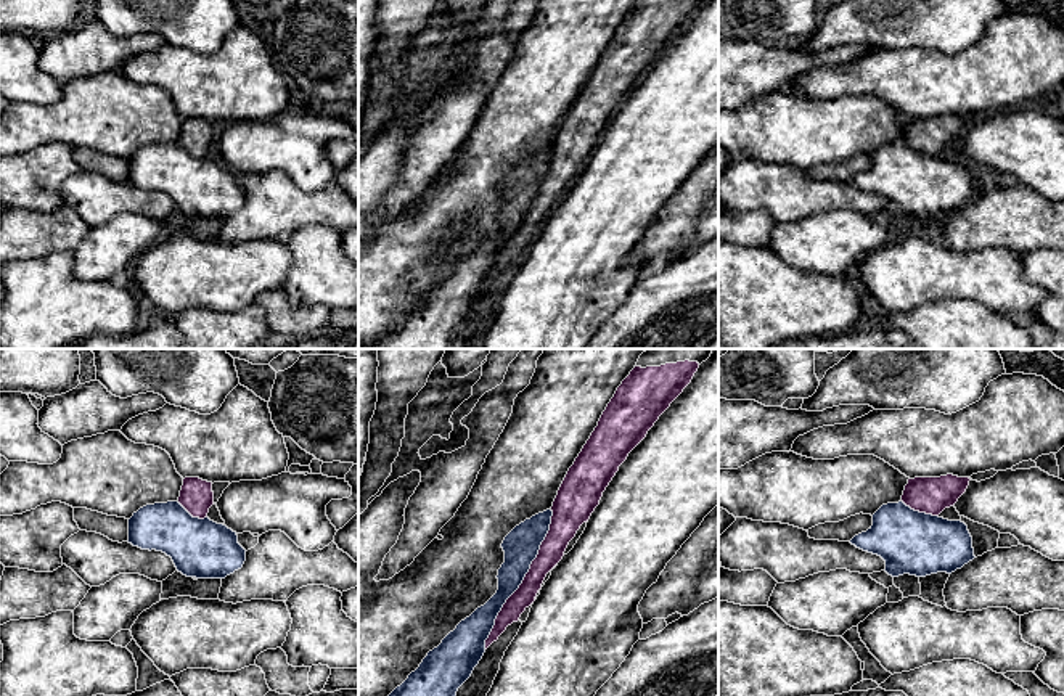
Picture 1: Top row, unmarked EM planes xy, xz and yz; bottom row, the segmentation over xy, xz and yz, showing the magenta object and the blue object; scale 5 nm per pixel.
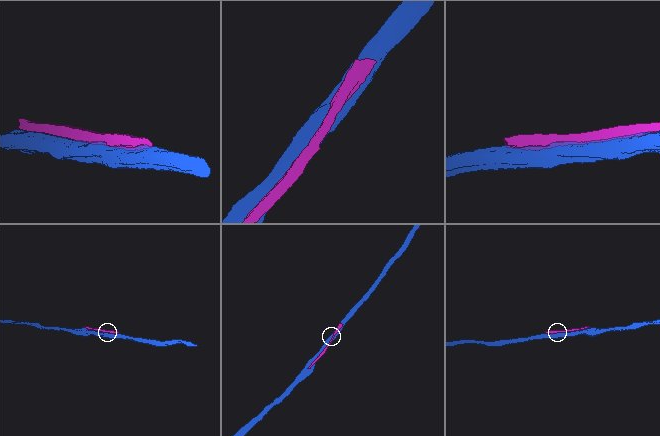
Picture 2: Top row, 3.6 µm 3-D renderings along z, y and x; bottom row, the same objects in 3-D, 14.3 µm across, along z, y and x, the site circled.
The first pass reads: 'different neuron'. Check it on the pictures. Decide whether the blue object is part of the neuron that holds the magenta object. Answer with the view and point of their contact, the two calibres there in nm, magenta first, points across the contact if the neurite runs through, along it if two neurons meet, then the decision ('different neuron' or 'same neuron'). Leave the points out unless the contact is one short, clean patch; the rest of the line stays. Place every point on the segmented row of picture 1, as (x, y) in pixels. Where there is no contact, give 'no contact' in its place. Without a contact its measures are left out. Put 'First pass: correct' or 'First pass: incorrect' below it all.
xz (524, 579) | 130/180 nm | different neuron
First pass: correct

